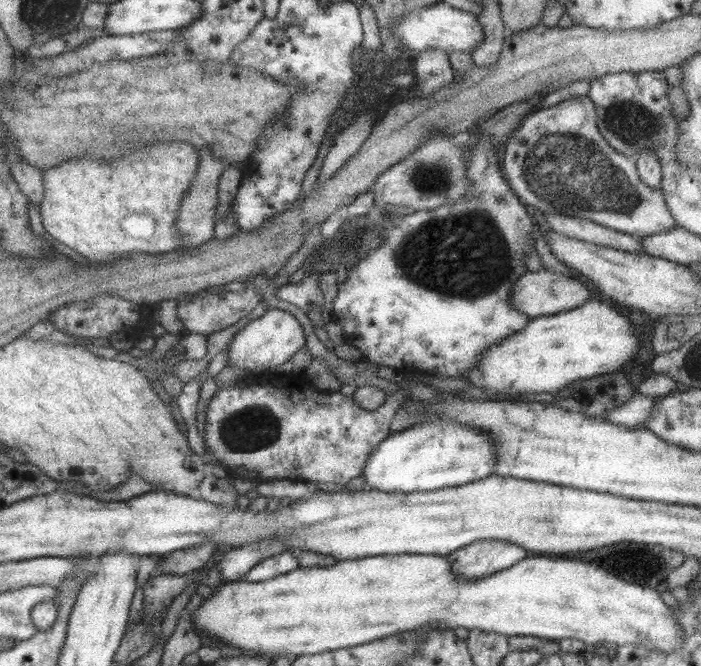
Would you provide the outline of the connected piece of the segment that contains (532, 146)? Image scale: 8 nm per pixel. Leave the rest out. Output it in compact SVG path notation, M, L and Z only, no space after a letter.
M573 95L550 107L527 114L517 130L513 130L503 153L499 156L501 172L515 196L539 211L575 216L590 220L614 231L630 235L649 236L667 232L676 226L663 193L641 182L633 158L621 154L607 144L596 125L595 105L587 95Z

